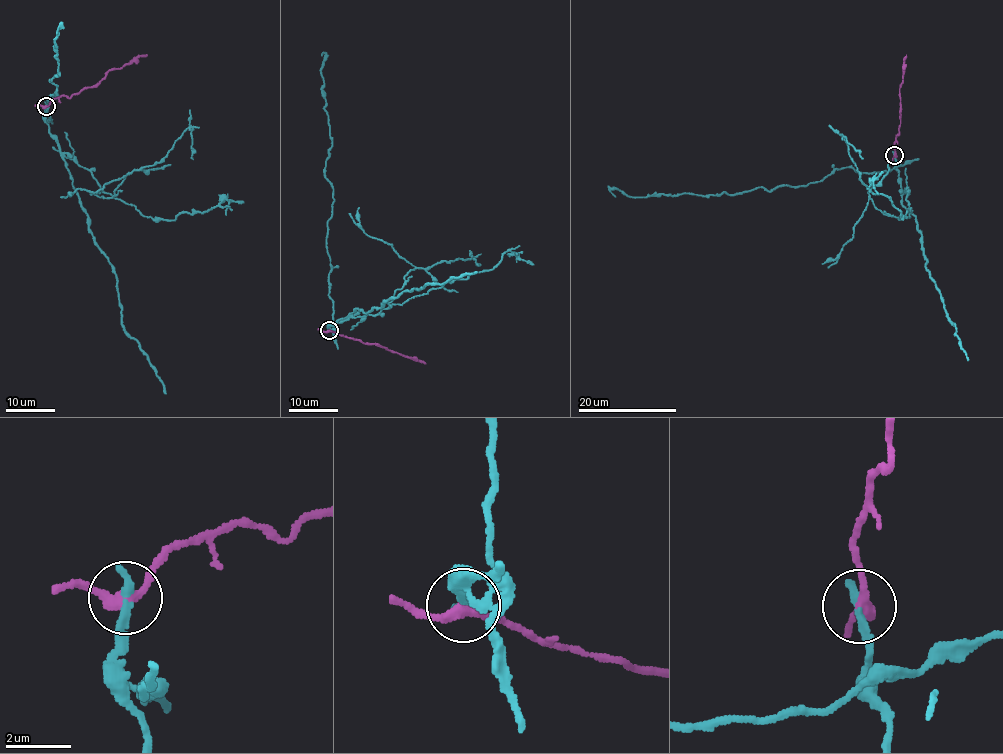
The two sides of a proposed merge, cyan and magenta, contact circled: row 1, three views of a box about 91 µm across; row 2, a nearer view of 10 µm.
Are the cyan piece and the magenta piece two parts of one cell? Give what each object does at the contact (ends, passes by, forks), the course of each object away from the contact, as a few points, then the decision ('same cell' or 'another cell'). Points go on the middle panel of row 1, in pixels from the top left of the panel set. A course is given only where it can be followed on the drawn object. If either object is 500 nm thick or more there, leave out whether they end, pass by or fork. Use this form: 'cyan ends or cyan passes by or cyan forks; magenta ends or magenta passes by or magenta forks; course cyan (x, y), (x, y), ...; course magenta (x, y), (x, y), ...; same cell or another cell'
cyan ends; magenta passes by; course cyan (329, 329), (333, 302), (328, 294), (327, 220), (333, 197), (325, 161), (332, 137), (324, 109), (321, 56); course magenta (329, 329), (425, 363); another cell

